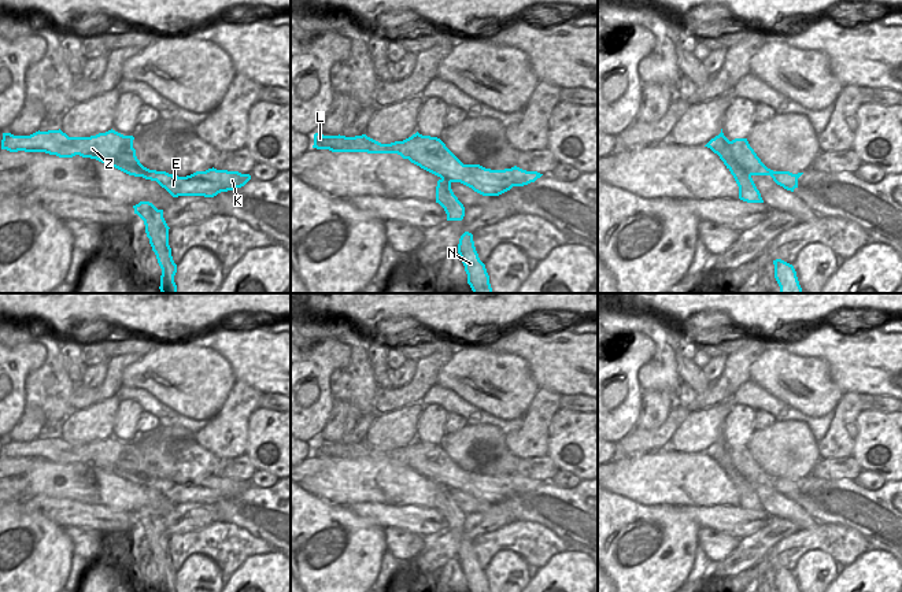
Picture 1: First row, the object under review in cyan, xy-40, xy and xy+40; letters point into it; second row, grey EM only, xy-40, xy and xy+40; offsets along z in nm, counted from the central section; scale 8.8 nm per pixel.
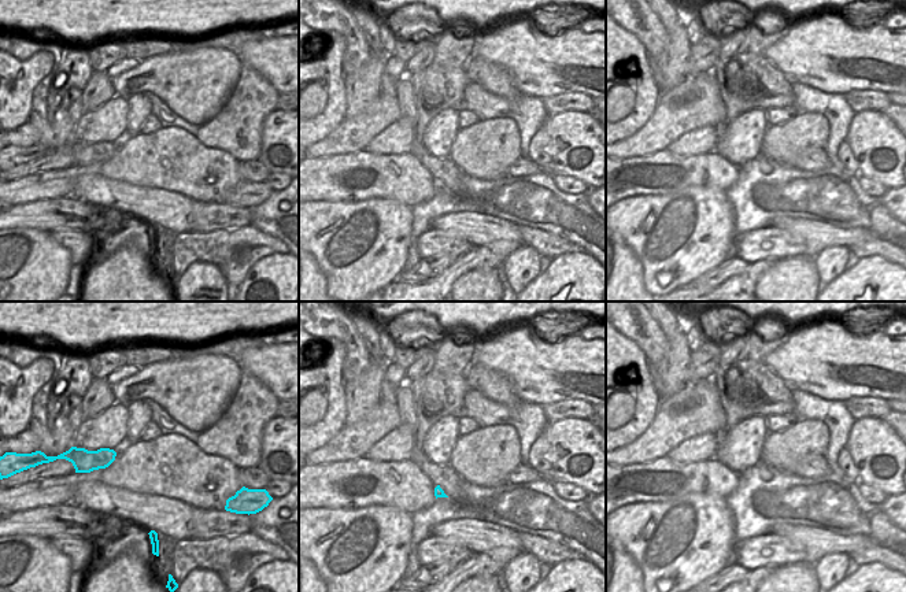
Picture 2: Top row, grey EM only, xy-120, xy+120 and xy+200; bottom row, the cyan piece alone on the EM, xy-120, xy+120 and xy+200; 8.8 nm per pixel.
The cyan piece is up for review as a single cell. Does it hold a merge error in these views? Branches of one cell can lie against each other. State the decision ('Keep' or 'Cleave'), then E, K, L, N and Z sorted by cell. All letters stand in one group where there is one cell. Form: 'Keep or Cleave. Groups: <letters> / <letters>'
Cleave. Groups: E K L Z / N.

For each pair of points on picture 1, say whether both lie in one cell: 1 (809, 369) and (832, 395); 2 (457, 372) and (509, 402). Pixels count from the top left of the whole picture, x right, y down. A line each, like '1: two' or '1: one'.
1: one
2: one

